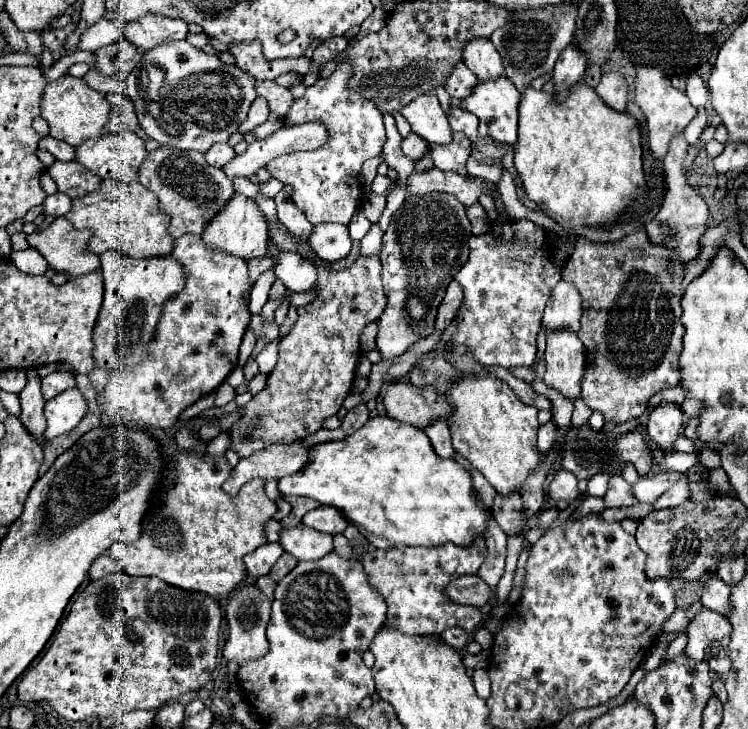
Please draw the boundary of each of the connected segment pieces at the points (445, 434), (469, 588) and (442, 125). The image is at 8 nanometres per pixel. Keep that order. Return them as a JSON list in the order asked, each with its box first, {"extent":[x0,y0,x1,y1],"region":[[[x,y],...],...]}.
[{"extent":[424,420,456,458],"region":[[[438,420],[438,422],[430,424],[428,428],[424,428],[424,432],[428,434],[428,438],[430,438],[430,442],[432,442],[432,446],[434,446],[436,454],[440,458],[454,458],[456,450],[452,446],[452,436],[450,436],[450,430],[448,430],[446,422]]]},{"extent":[446,576,492,608],"region":[[[460,576],[454,578],[448,588],[446,594],[456,602],[456,604],[466,604],[466,606],[476,606],[482,608],[490,602],[492,598],[492,588],[480,580],[478,576]]]},{"extent":[402,94,452,146],"region":[[[422,94],[420,98],[404,106],[402,116],[410,122],[412,132],[430,142],[430,146],[444,146],[452,142],[452,128],[434,94]]]}]

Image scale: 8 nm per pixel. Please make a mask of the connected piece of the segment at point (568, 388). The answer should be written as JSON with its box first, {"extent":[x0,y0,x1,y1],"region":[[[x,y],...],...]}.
{"extent":[546,330,586,400],"region":[[[556,330],[548,334],[546,346],[546,386],[554,388],[568,400],[576,400],[580,396],[580,382],[586,366],[586,354],[576,332]]]}

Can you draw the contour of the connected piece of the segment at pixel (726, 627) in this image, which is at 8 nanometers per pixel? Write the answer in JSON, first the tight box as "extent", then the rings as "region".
{"extent":[686,608,730,660],"region":[[[702,608],[702,612],[688,624],[686,636],[688,636],[688,646],[686,654],[692,660],[704,660],[704,650],[710,642],[720,642],[724,648],[730,642],[730,622],[726,616],[716,614],[708,608]]]}

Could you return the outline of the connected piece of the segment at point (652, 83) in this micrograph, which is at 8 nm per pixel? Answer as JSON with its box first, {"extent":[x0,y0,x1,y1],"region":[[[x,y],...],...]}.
{"extent":[636,66,696,160],"region":[[[650,66],[636,68],[636,104],[642,108],[642,112],[646,116],[652,156],[662,160],[664,154],[668,152],[670,140],[676,134],[680,134],[690,124],[690,120],[696,116],[696,108],[690,104],[688,96],[684,92],[676,90],[660,70],[654,70]]]}

